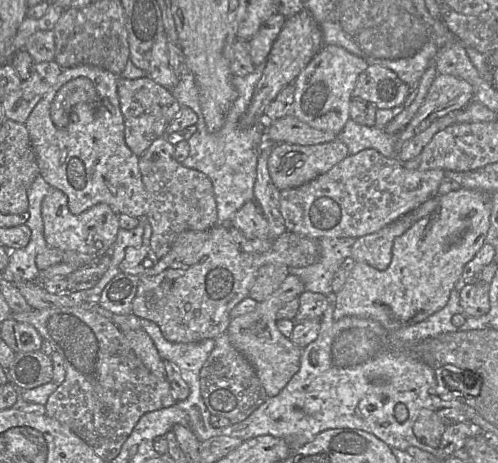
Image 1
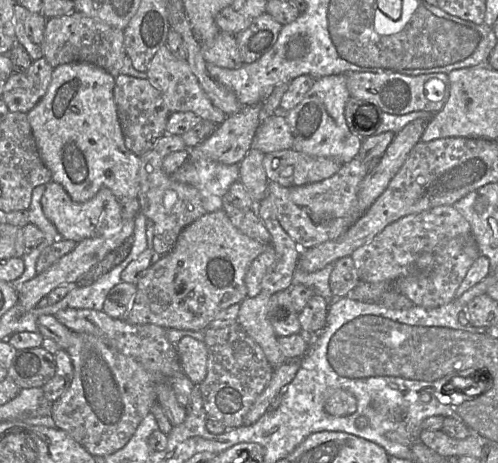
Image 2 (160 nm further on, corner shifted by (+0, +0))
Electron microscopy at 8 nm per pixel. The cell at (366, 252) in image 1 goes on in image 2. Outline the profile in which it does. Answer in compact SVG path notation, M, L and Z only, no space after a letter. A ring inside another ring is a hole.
M441 205L396 220L350 257L360 281L392 283L414 305L436 308L455 299L467 271L480 255L470 223L452 205Z

